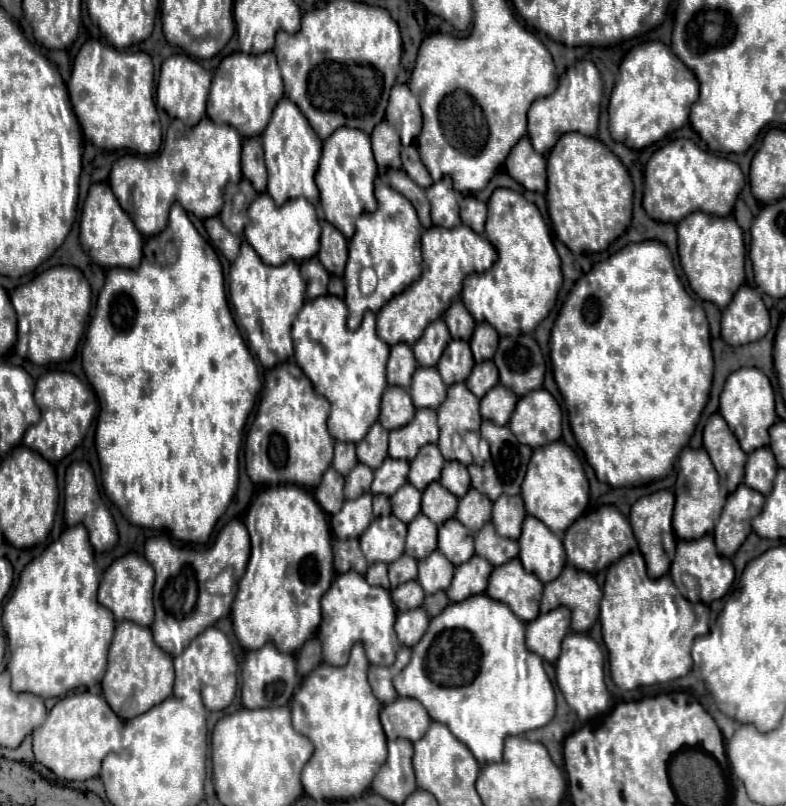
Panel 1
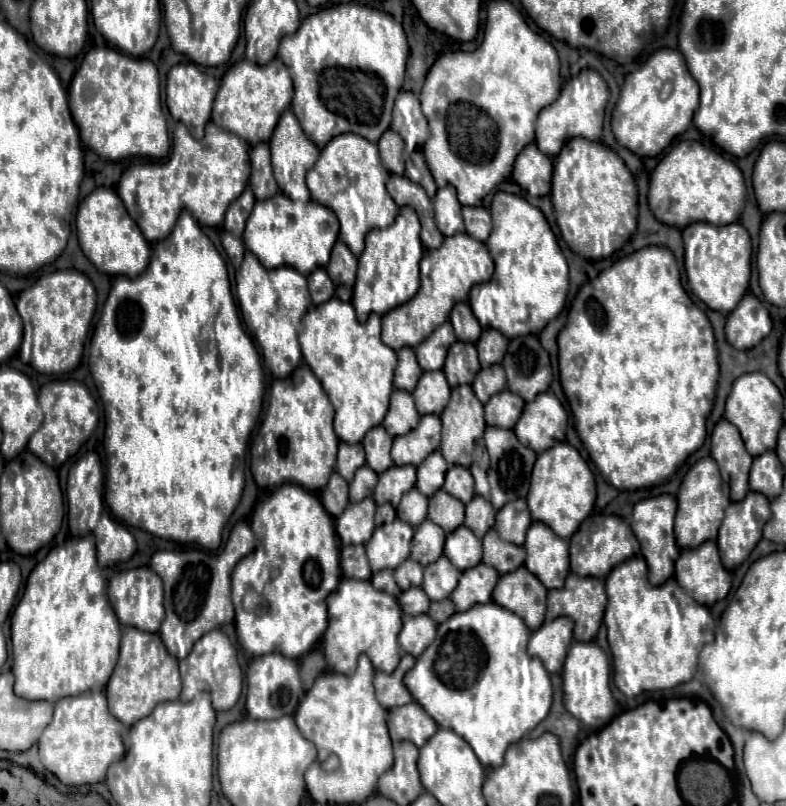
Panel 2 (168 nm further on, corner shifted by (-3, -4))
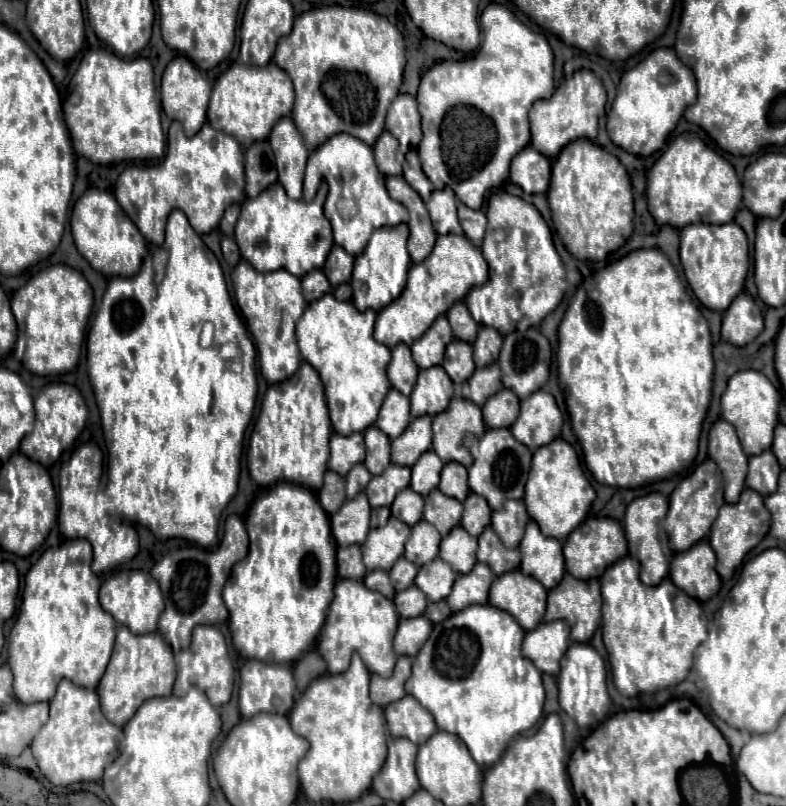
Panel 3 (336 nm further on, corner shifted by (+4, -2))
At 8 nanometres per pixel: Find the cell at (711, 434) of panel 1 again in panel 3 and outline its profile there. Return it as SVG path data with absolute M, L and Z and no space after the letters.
M718 419L708 433L708 455L718 465L724 477L724 499L736 503L744 489L748 457L742 451L738 435L730 423Z

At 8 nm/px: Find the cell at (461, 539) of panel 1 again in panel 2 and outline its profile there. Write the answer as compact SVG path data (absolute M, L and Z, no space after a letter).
M461 525L447 537L445 557L449 557L461 571L471 569L481 561L481 539L477 539L469 527Z

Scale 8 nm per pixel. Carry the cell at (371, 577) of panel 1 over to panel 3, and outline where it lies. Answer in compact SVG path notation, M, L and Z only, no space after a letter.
M378 569L378 571L368 571L366 577L364 577L364 583L366 583L366 587L370 587L372 591L378 591L378 593L386 595L388 599L392 599L394 593L396 593L394 587L390 585L388 573L382 571L382 569Z

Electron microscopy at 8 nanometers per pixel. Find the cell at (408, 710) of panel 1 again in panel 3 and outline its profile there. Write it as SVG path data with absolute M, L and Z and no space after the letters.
M412 695L390 703L384 715L392 737L406 737L416 745L424 743L436 731L434 717Z

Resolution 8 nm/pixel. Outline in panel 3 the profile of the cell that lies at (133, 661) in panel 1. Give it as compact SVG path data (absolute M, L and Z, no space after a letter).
M120 627L116 633L112 659L98 685L102 713L106 715L106 719L110 719L110 723L122 727L134 717L134 713L144 701L152 697L172 695L174 679L176 679L174 657L172 657L170 647L162 643L162 635L158 633L136 635L128 627Z

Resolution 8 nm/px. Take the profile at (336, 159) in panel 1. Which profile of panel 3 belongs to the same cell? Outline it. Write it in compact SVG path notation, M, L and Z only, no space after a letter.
M332 135L308 157L304 199L312 201L322 183L328 185L324 211L334 229L334 243L344 247L354 257L362 253L362 247L366 245L366 235L370 235L372 229L406 223L406 207L390 199L384 187L384 175L380 175L374 163L372 147L362 143L360 139L354 139L352 135Z

